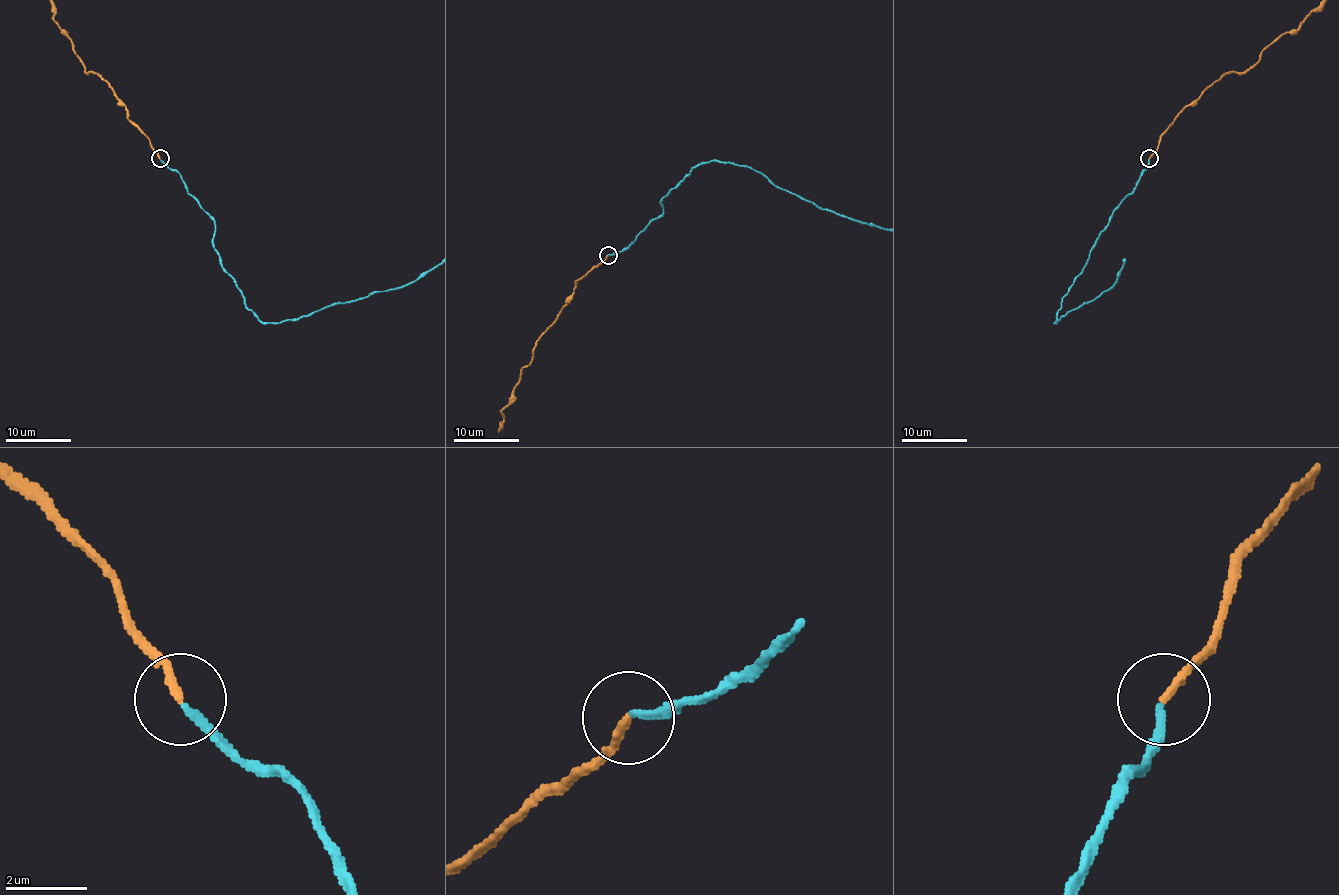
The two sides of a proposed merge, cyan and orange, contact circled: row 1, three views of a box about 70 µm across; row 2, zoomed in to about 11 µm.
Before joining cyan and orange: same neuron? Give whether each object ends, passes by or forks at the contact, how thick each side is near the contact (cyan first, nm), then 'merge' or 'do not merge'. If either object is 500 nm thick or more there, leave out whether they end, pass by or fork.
cyan ends there; orange ends there; 190 nm thick on the cyan side, 200 nm on the other; merge

